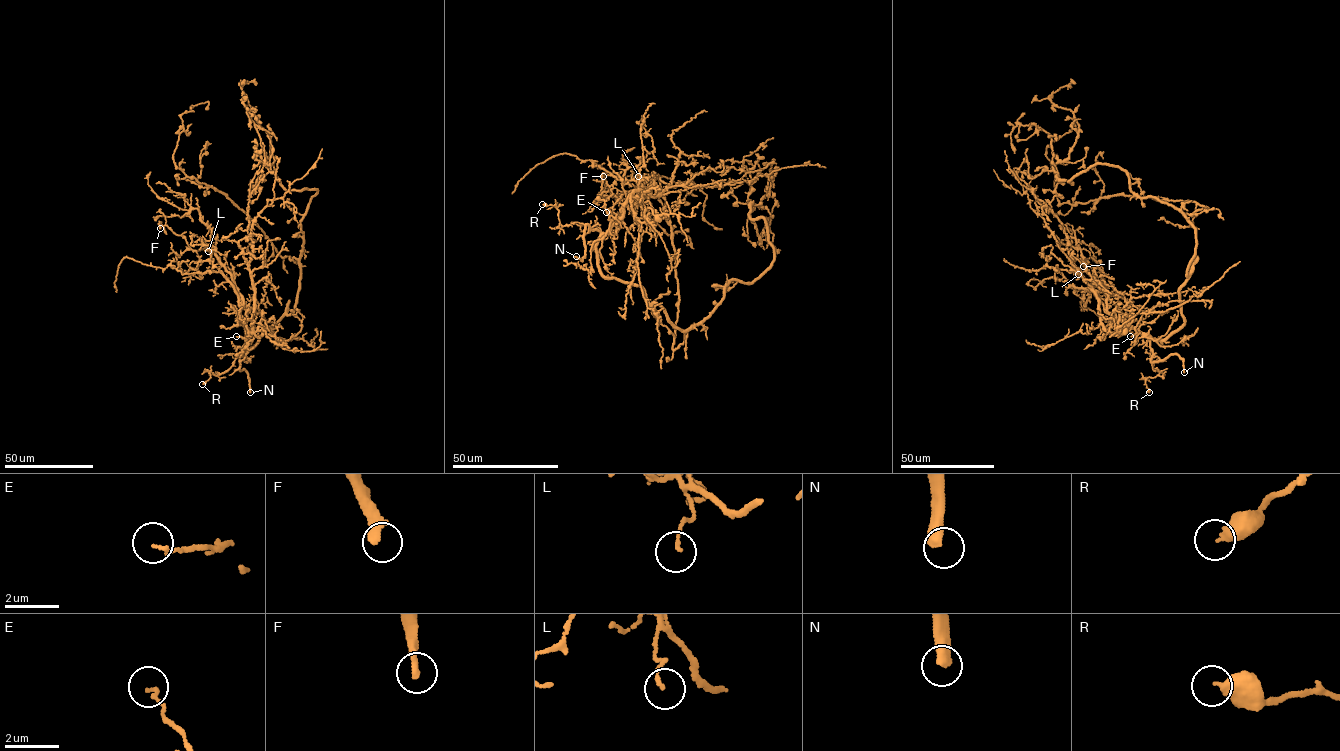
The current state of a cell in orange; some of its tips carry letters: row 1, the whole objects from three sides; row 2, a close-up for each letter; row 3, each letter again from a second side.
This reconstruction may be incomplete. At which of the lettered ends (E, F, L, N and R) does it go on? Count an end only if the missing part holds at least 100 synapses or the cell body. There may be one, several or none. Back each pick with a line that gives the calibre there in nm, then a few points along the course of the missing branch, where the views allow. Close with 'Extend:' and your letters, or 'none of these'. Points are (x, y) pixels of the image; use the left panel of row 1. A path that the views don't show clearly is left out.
N: Thickness 420 nm. Course of what is missing: (250, 392), (247, 395), (238, 391), (244, 390), (249, 380)
Extend: N

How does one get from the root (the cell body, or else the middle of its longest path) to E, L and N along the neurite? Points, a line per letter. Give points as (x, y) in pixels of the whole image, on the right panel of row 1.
E: (1194, 255), (1188, 268), (1189, 276), (1179, 292), (1183, 324), (1162, 339), (1139, 333), (1130, 336)
L: (1194, 255), (1179, 292), (1183, 324), (1162, 339), (1119, 321), (1098, 283), (1085, 271), (1078, 274)
N: (1194, 255), (1179, 292), (1183, 324), (1166, 337), (1150, 342), (1151, 361), (1176, 354), (1182, 359), (1184, 372)

